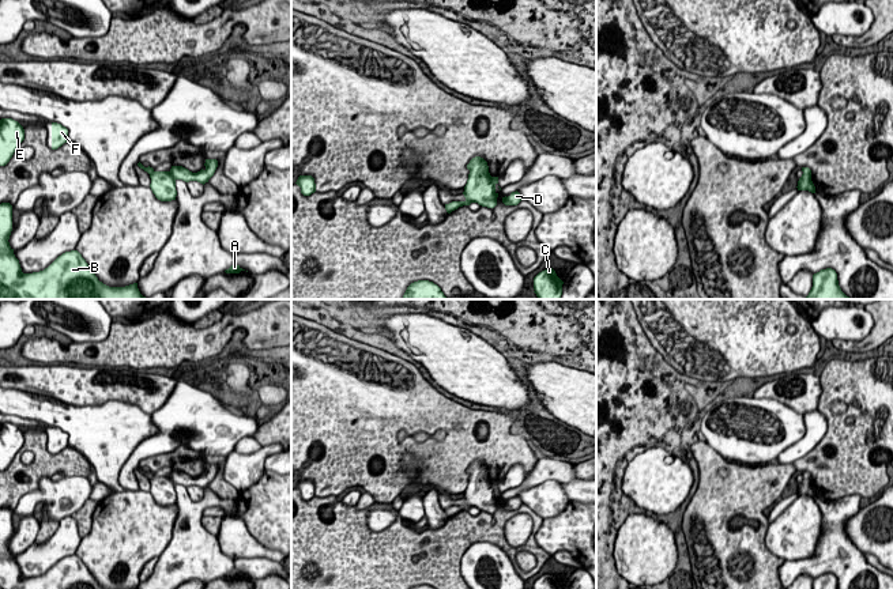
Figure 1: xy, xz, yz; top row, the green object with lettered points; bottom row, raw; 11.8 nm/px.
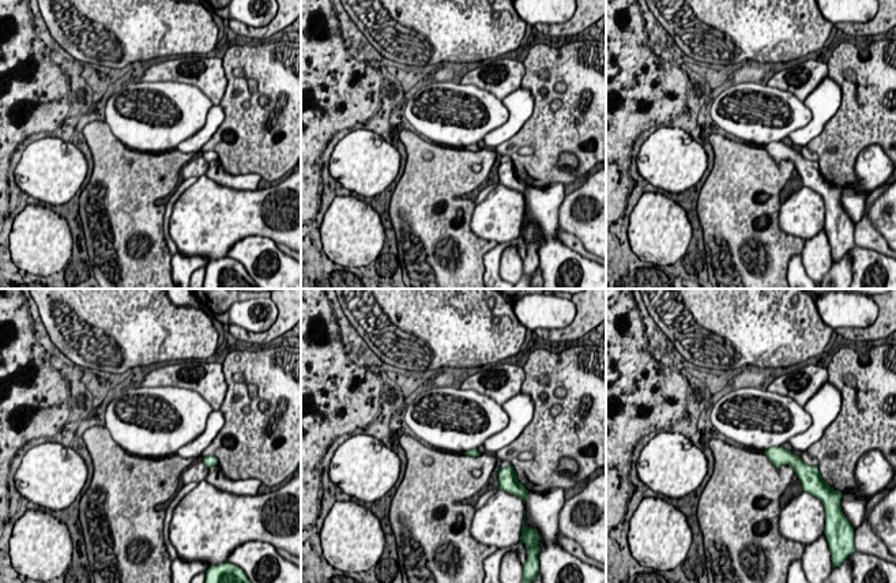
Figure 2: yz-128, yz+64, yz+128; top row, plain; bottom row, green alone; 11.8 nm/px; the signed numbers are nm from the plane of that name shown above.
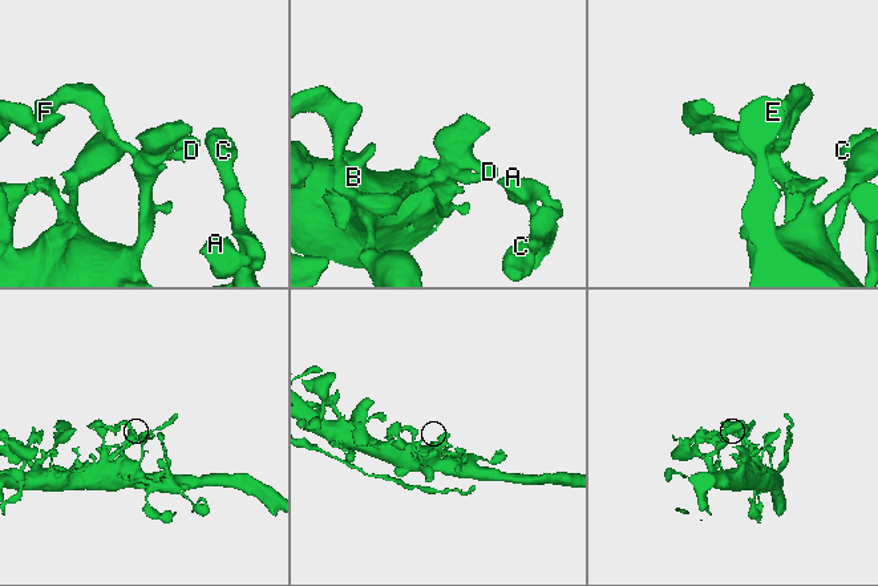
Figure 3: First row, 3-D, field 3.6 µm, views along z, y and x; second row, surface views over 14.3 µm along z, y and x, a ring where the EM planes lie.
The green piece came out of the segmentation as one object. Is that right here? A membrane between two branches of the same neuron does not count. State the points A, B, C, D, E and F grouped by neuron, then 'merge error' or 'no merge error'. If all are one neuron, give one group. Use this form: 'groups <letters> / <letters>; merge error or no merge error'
groups A B C D E / F; merge error

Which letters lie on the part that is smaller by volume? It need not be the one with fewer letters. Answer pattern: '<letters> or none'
F

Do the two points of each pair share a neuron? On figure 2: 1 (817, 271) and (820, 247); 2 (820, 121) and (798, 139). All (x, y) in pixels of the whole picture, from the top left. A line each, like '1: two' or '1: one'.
1: one
2: one

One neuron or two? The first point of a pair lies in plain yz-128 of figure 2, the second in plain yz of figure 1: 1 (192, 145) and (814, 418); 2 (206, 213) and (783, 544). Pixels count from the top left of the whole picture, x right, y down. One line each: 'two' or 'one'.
1: one
2: one

